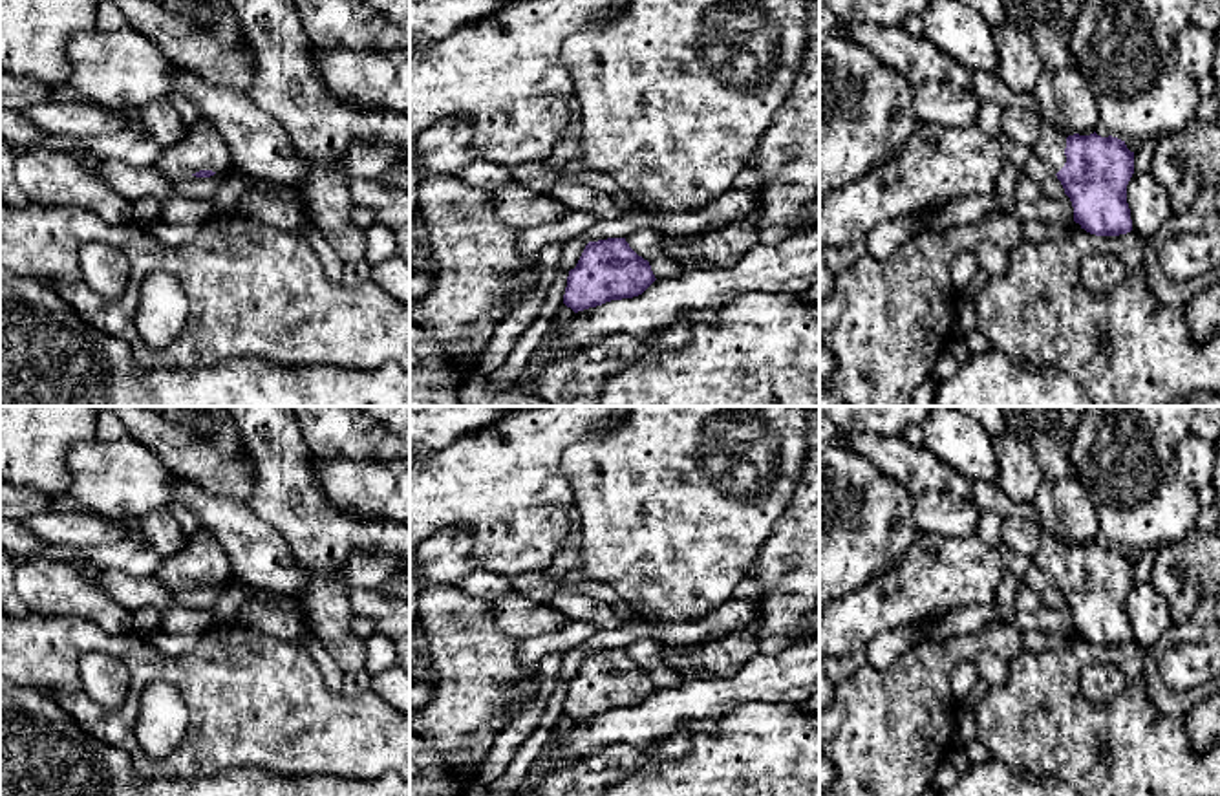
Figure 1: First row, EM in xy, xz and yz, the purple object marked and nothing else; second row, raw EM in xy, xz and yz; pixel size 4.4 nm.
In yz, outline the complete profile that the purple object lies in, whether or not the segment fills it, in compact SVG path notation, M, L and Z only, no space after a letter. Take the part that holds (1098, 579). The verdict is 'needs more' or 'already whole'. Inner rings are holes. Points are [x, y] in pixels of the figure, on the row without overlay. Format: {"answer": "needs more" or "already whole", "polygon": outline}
{"answer": "needs more", "polygon": "M845 432L852 450L865 456L878 470L894 478L911 496L940 490L973 501L982 512L1004 520L1026 518L1043 531L1033 562L1061 591L1074 617L1074 631L1096 646L1119 646L1132 640L1127 595L1134 584L1134 562L1118 547L1065 545L1044 529L1032 503L1015 503L997 483L975 481L933 456L924 446L909 445L902 436Z"}

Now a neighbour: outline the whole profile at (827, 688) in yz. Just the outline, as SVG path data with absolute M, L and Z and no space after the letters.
M819 655L819 710L832 701L834 694L836 686L825 670L825 657Z

